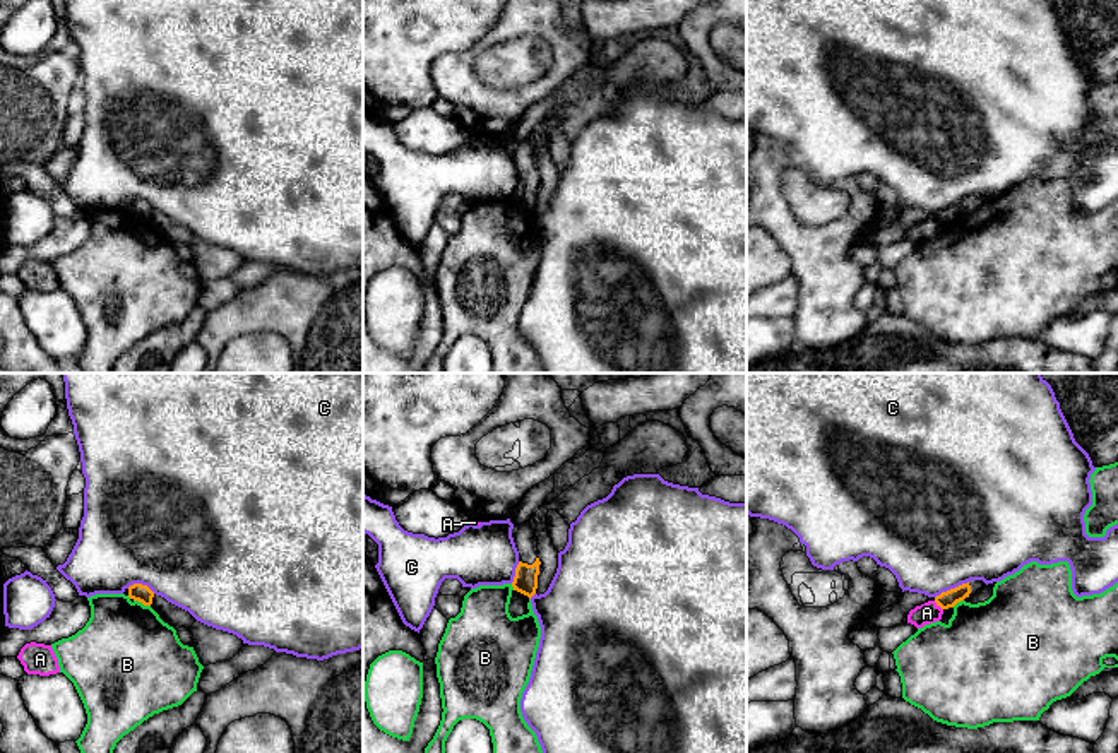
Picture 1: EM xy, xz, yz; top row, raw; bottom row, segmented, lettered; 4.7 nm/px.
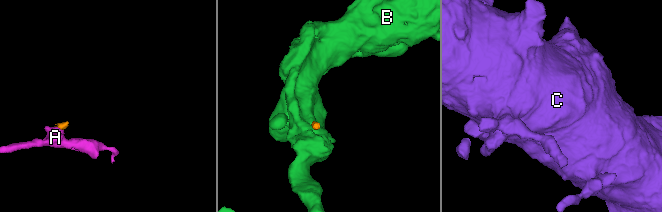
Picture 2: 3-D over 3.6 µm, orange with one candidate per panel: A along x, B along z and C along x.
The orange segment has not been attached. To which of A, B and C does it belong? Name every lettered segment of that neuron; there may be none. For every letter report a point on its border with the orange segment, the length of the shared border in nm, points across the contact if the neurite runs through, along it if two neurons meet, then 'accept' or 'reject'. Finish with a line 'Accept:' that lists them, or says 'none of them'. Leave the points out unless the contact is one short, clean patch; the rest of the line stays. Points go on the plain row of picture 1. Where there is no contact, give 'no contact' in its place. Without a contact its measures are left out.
A: yz (939, 221) | 60 nm | along yz (933, 218), (942, 226) | reject
B: xy (142, 219) | 90 nm | along xy (134, 216), (149, 223) | reject
C: yz (951, 206) | 180 nm | along yz (968, 197), (942, 207), (935, 214) | reject
Accept: none of them

